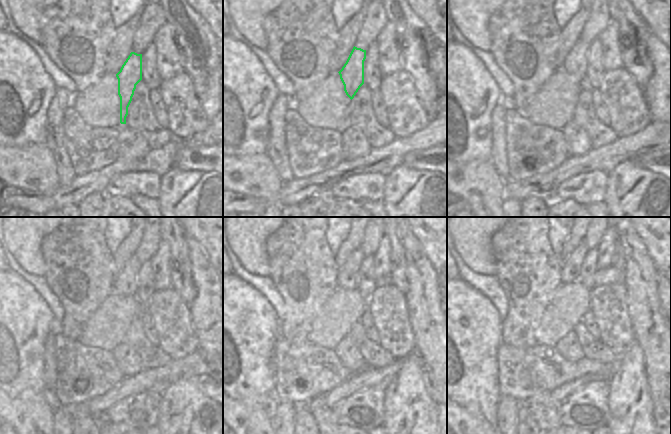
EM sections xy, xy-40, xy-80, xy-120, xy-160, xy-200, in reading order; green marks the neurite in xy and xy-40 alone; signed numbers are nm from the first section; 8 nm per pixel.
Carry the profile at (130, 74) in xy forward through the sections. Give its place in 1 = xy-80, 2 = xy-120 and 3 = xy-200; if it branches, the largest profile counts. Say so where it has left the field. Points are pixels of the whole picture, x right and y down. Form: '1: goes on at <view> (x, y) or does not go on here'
1: goes on at xy-80 (576, 61)
2: goes on at xy-120 (126, 283)
3: goes on at xy-200 (570, 272)

